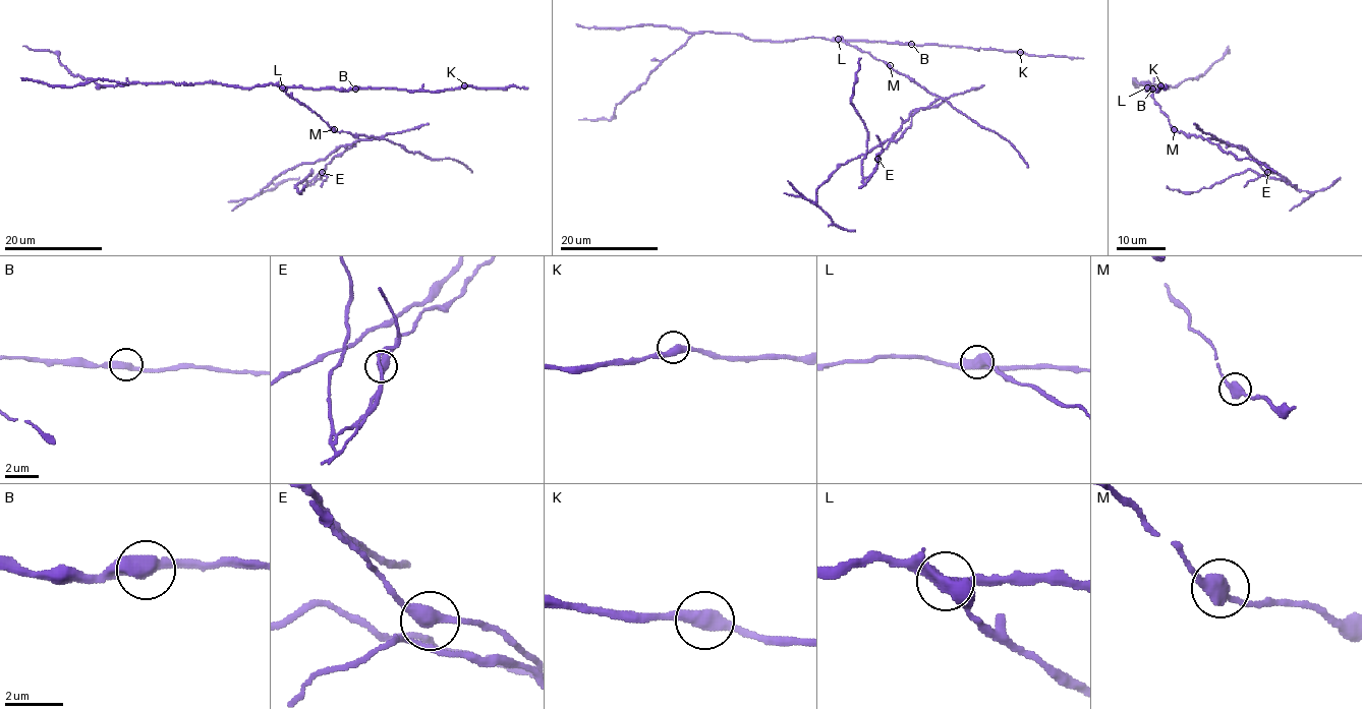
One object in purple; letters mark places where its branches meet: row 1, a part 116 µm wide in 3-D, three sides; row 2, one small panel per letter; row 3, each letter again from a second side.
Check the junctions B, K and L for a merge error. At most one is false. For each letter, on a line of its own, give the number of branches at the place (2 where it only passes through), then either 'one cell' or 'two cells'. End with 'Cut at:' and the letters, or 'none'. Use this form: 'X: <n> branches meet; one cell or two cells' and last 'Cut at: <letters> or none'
B: 2 branches meet; one cell
K: 2 branches meet; one cell
L: 4 branches meet; two cells
Cut at: L

